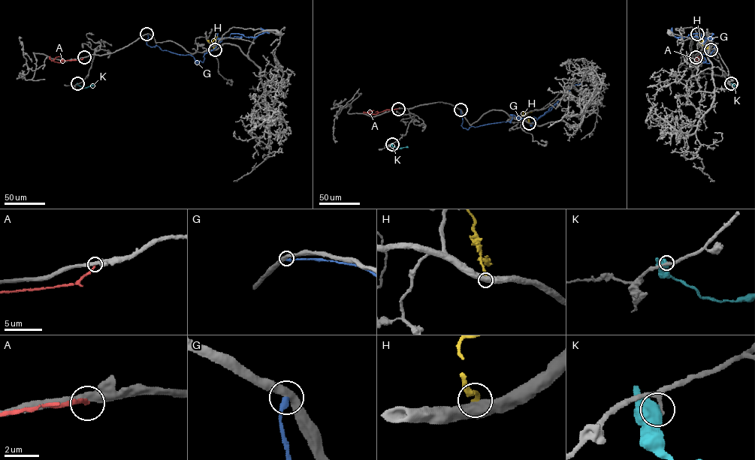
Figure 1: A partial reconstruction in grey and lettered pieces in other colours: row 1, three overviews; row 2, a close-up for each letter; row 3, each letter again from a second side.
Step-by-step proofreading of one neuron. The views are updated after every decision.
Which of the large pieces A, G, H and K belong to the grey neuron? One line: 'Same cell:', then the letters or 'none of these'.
Same cell: none of these

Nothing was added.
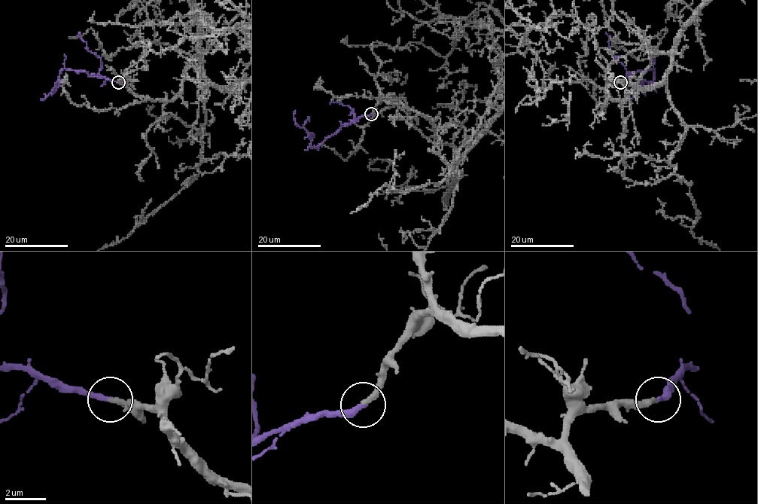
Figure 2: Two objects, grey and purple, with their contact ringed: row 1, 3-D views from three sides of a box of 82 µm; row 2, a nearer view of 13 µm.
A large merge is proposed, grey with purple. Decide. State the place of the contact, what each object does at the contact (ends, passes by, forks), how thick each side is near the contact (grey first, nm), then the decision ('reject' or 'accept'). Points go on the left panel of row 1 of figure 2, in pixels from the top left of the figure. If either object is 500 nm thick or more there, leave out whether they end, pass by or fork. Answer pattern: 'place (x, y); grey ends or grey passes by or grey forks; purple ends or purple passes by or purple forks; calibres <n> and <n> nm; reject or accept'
place (118, 82); grey ends; purple ends; calibres 280 and 320 nm; accept

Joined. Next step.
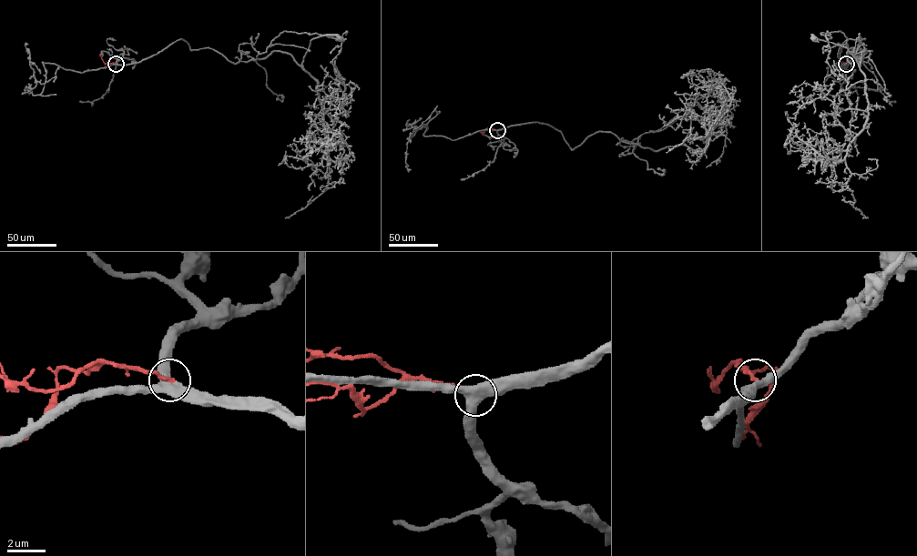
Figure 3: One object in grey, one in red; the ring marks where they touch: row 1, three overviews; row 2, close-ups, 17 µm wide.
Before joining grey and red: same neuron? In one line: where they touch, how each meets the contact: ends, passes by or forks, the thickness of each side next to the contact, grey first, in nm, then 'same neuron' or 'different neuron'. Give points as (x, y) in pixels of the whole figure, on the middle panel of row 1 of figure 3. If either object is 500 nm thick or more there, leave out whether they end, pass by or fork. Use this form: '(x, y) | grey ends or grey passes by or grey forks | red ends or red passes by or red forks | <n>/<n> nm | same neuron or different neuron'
(497, 130) | grey forks | red ends | 460/200 nm | different neuron

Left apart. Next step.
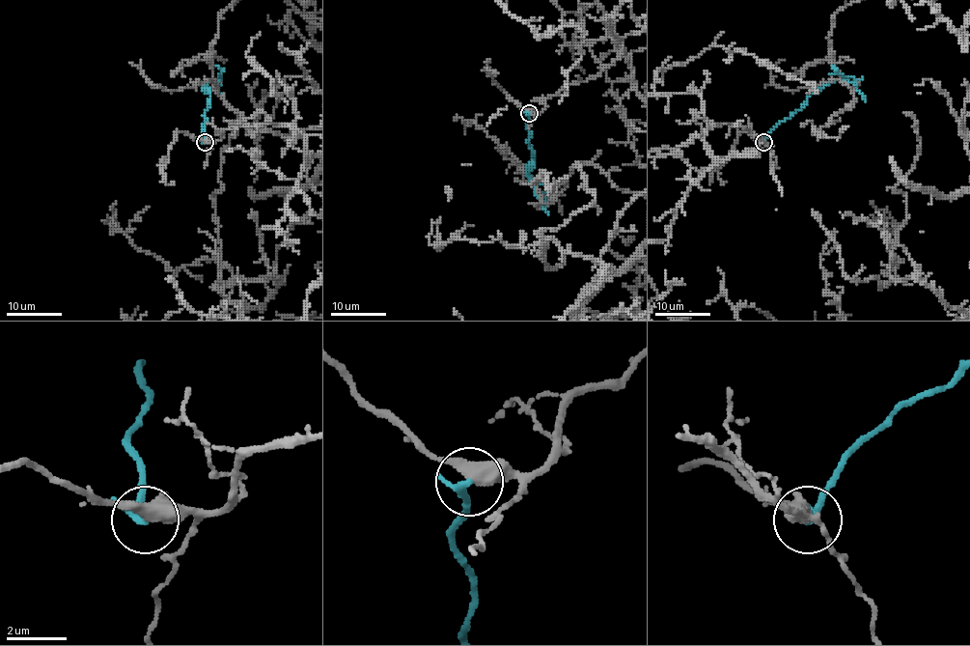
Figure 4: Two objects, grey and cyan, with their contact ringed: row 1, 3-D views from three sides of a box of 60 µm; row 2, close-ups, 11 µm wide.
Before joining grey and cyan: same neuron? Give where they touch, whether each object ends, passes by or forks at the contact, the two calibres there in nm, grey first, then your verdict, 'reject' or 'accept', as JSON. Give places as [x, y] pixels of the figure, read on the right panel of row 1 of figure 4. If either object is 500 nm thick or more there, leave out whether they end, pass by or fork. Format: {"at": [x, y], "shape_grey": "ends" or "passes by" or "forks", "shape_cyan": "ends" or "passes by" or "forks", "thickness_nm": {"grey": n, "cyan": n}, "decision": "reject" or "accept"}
{"at": [763, 142], "shape_grey": "passes by", "shape_cyan": "passes by", "thickness_nm": {"grey": 440, "cyan": 190}, "decision": "reject"}

